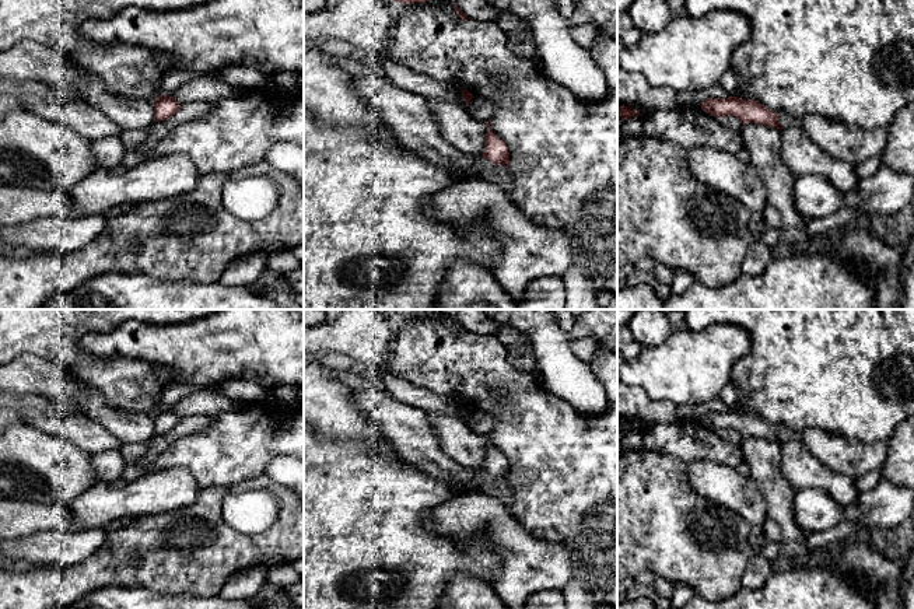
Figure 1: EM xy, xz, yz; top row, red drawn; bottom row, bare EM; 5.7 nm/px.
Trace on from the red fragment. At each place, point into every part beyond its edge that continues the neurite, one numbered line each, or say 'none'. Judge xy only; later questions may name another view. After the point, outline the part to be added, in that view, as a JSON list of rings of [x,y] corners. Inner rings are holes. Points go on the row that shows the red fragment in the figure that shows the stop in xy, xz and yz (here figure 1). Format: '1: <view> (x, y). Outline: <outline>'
none

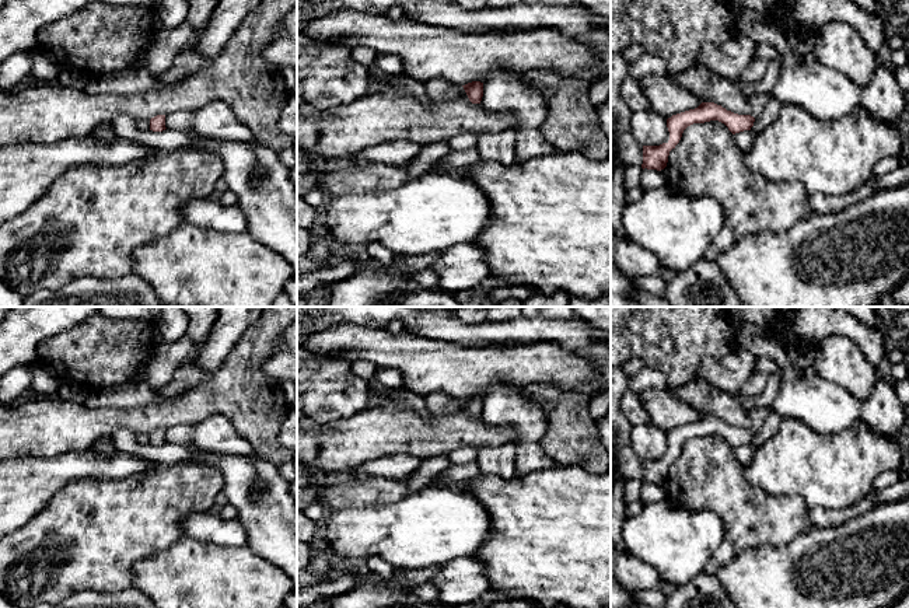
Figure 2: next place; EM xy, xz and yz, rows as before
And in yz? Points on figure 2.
1: yz (758, 101). Outline: [[[761,92],[761,94],[754,94],[751,95],[749,99],[749,105],[752,108],[751,111],[751,116],[756,118],[761,115],[761,112],[765,109],[765,106],[768,105],[768,102],[773,98],[772,92]]]

